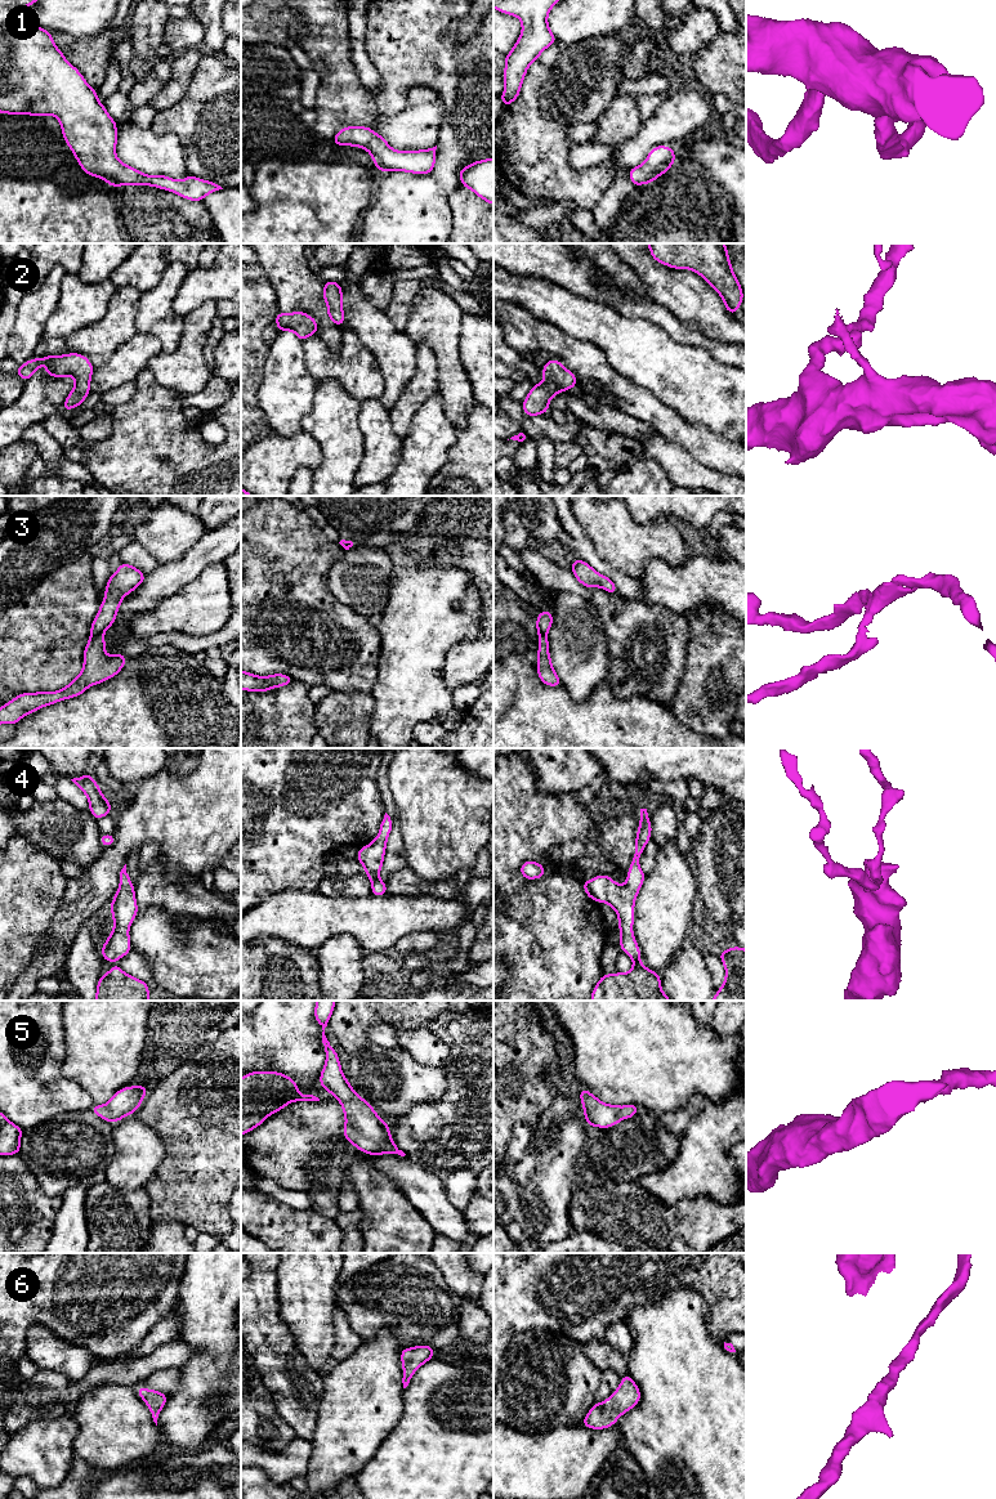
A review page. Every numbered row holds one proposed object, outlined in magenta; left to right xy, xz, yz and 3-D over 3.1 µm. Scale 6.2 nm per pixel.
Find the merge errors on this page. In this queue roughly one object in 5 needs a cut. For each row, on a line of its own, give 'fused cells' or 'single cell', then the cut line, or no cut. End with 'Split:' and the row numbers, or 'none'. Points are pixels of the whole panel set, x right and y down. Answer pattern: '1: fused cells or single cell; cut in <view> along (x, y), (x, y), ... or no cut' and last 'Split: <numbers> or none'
1: single cell; no cut
2: single cell; no cut
3: fused cells; cut in xy along (102, 632), (90, 638)
4: single cell; no cut
5: single cell; no cut
6: single cell; no cut
Split: 3

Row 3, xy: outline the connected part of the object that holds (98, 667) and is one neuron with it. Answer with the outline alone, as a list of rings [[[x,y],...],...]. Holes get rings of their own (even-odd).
[[[103,634],[90,637],[84,649],[84,666],[80,675],[57,692],[21,693],[0,707],[0,724],[15,725],[22,717],[45,706],[81,695],[89,686],[116,676],[126,657],[121,653],[107,655]]]

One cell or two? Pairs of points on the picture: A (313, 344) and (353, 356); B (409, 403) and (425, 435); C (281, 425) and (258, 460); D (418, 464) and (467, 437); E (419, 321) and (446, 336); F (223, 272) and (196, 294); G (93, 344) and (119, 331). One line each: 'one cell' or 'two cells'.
A: one cell
B: two cells
C: two cells
D: two cells
E: one cell
F: one cell
G: one cell

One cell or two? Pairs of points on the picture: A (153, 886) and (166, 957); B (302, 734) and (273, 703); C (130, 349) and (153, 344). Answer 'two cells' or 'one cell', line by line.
A: two cells
B: one cell
C: one cell

